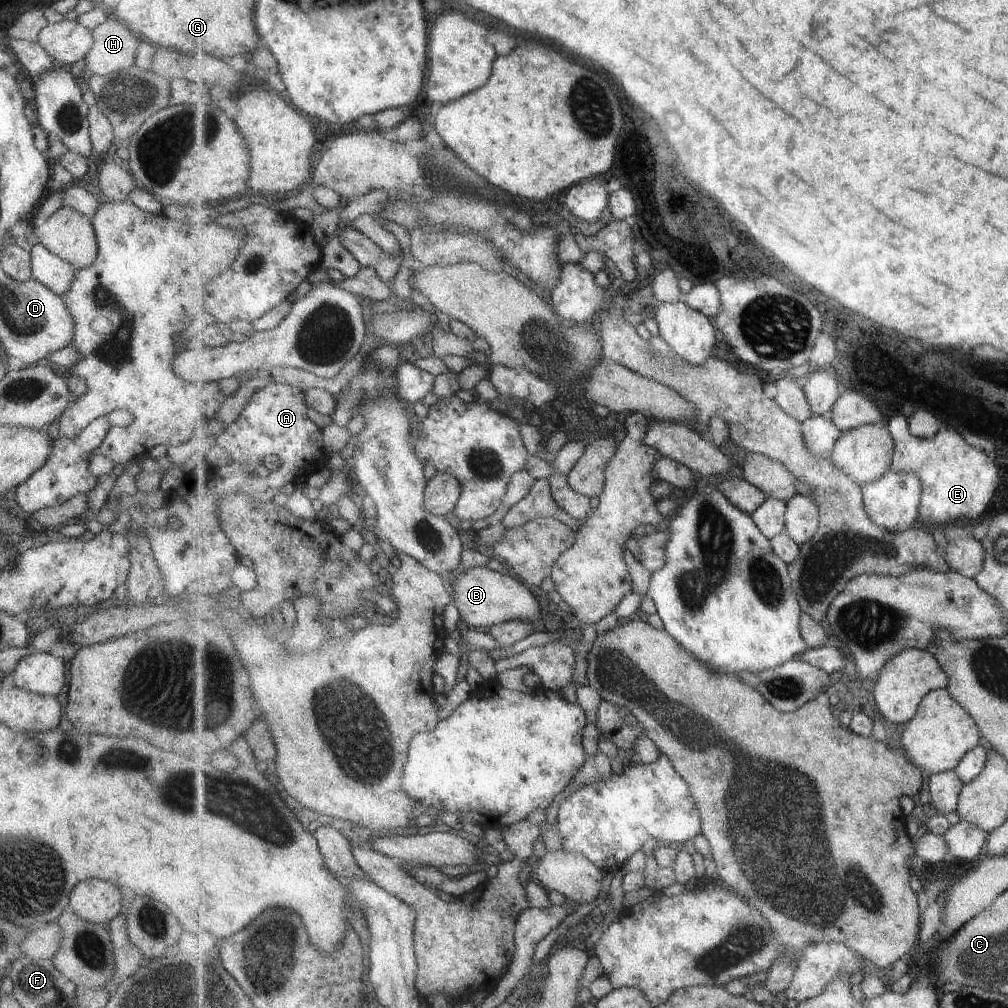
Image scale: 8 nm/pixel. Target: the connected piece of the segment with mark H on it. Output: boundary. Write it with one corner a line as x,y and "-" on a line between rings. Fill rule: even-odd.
107,18
91,30
92,45
83,55
79,66
85,67
93,75
104,75
113,72
123,71
134,64
135,51
138,38
131,32
125,23
119,22
116,18

